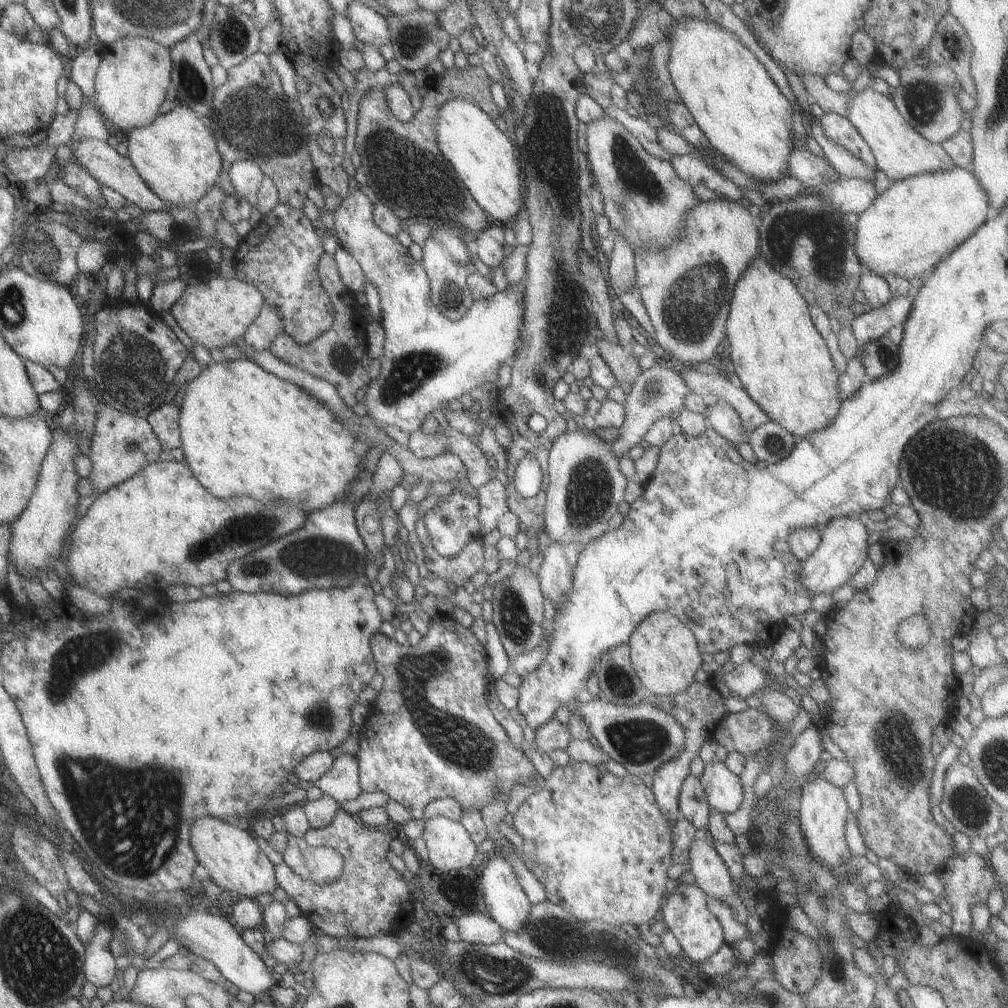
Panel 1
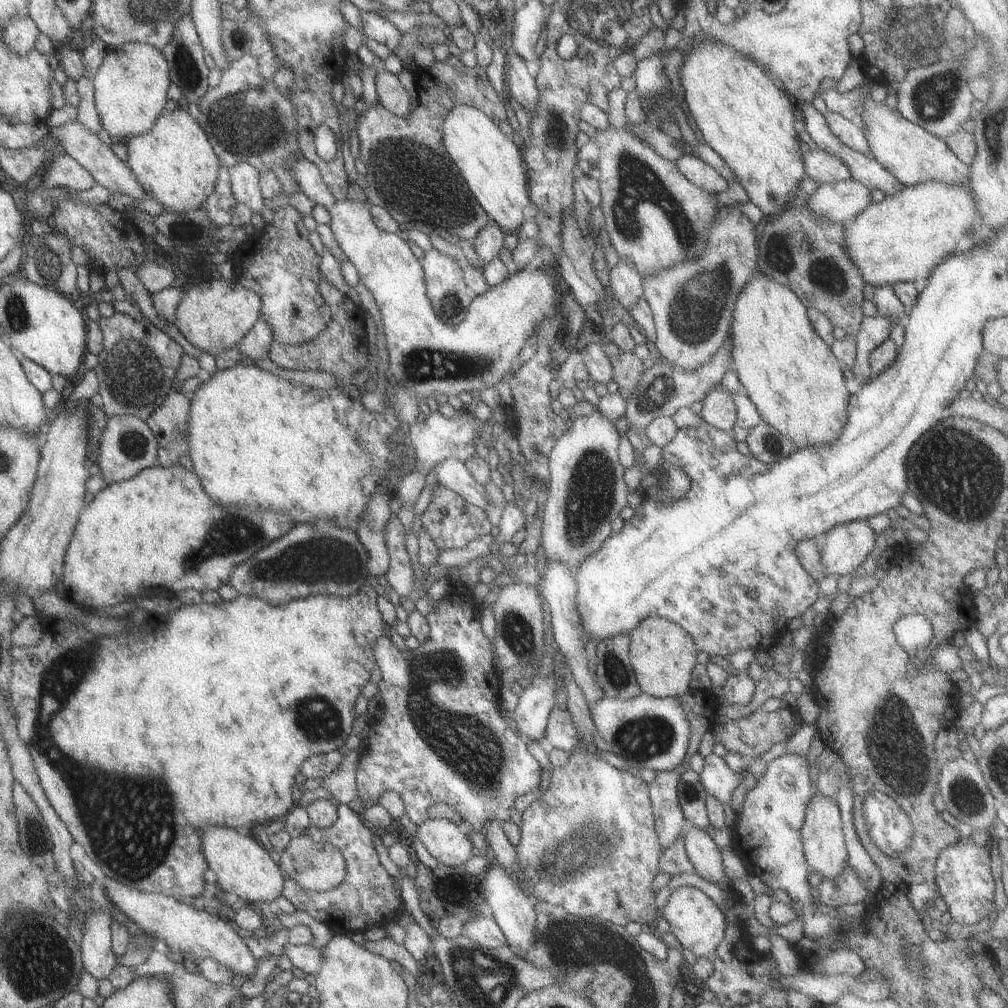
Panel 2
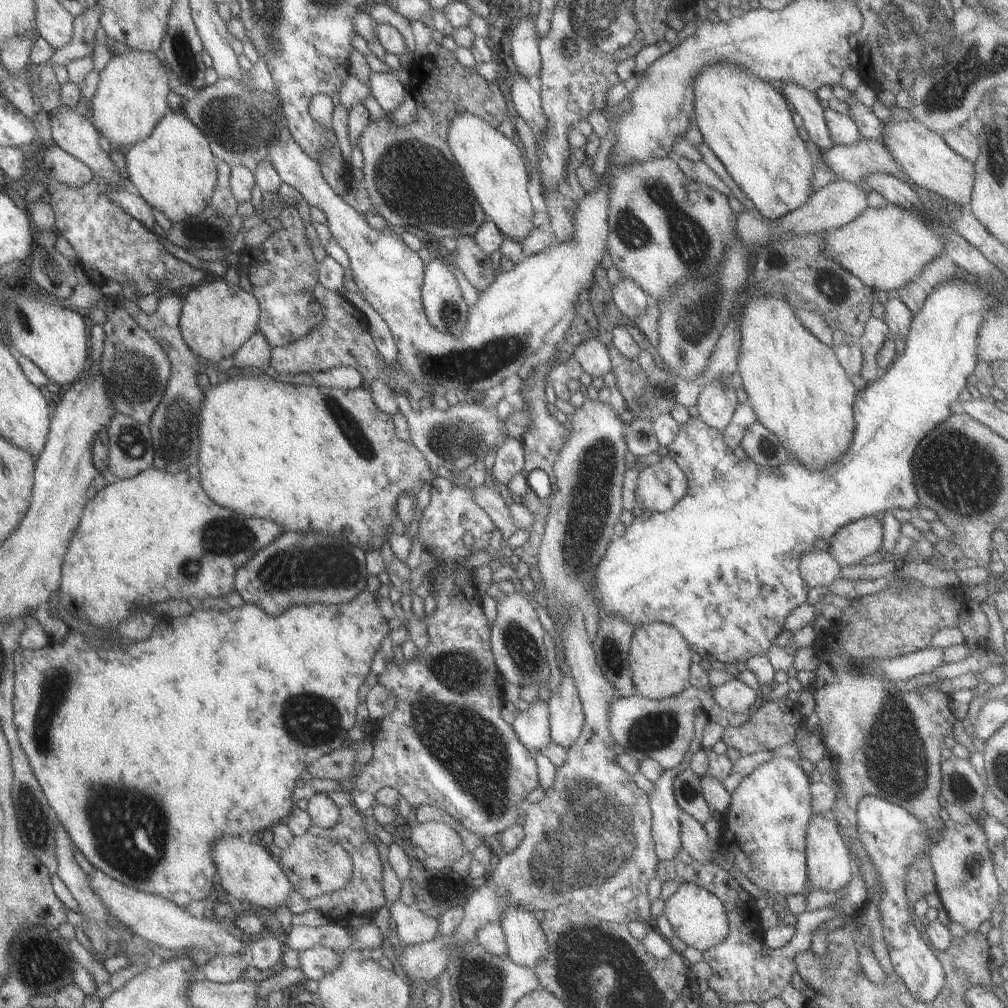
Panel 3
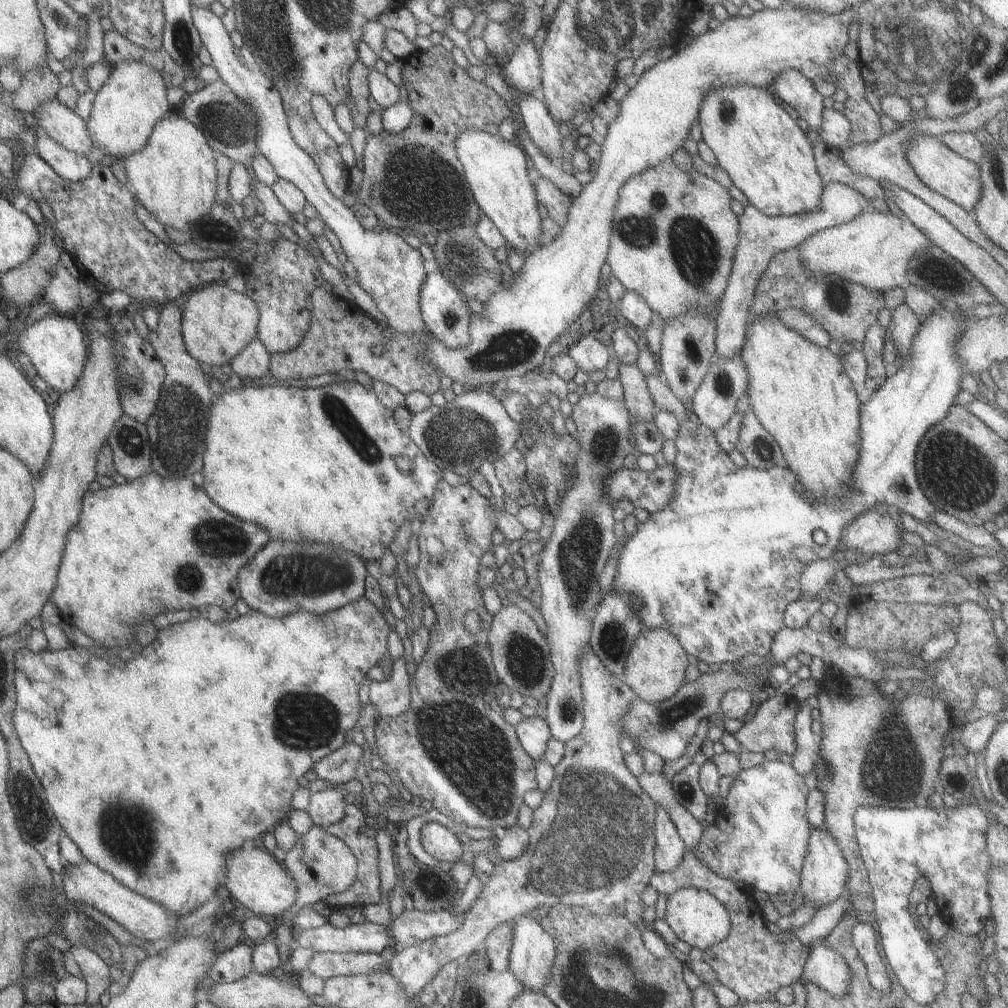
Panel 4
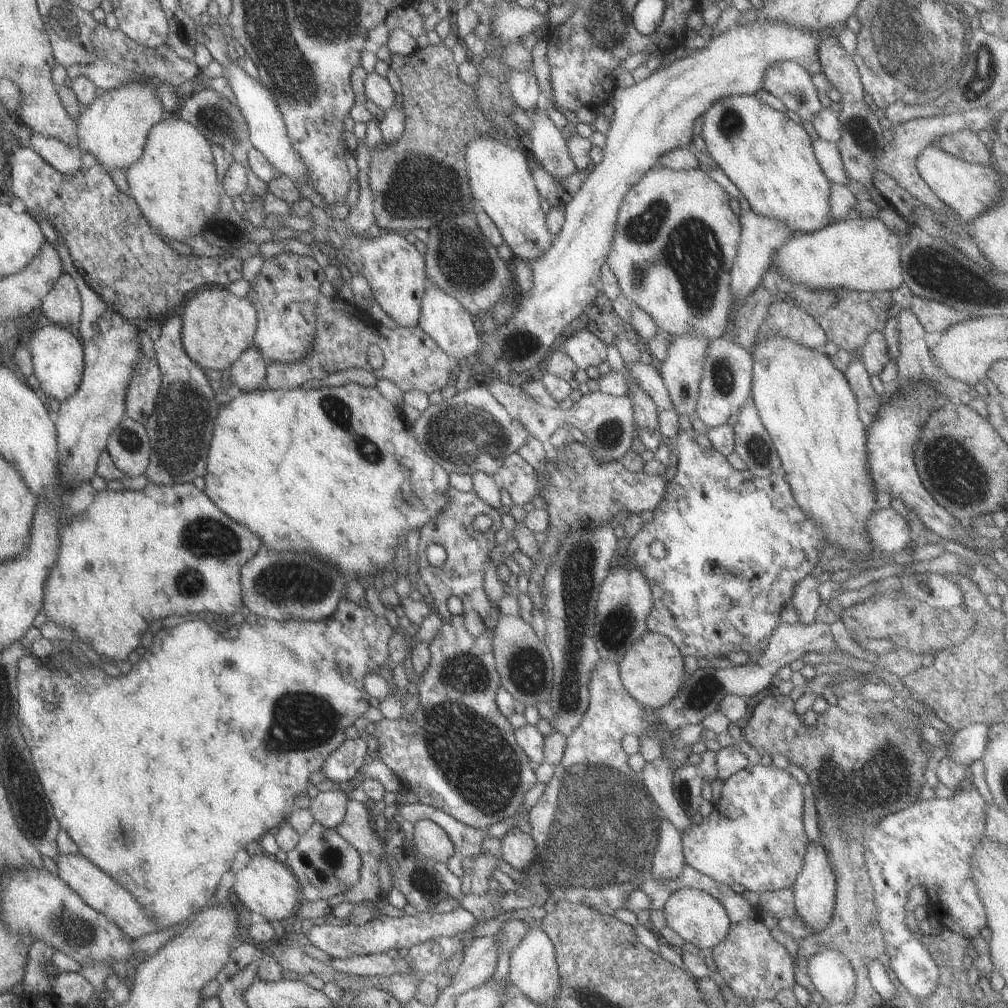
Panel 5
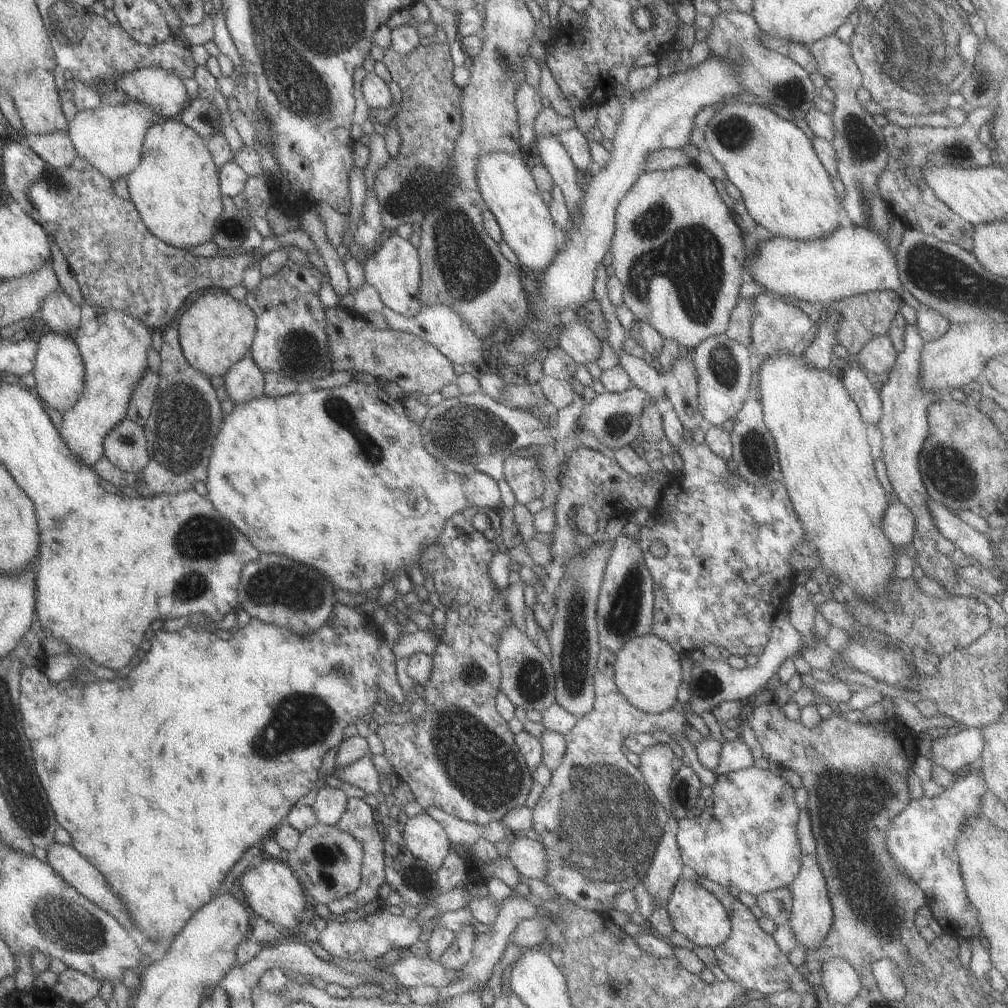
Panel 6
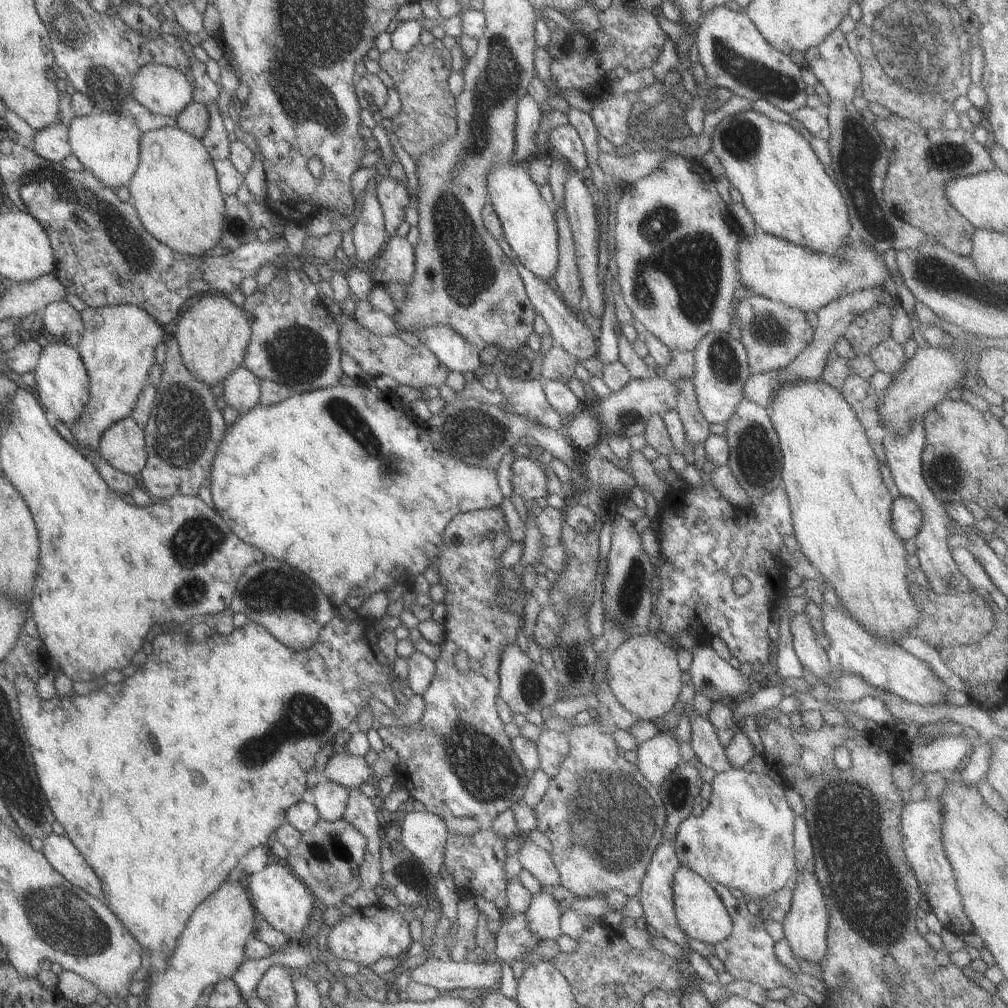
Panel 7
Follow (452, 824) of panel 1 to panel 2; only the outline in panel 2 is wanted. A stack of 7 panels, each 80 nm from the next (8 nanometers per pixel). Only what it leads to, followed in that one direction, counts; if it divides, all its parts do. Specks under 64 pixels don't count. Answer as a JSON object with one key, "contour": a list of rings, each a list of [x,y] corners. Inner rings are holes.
{"contour":[[[434,818],[416,823],[415,838],[437,862],[448,867],[464,865],[475,849],[462,826],[447,819]]]}

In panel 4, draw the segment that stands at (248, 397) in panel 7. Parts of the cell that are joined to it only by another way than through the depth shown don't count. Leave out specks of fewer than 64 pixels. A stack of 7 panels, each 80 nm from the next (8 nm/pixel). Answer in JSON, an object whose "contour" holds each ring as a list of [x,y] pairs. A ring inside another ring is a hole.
{"contour":[[[256,338],[248,342],[229,362],[233,374],[241,378],[267,377],[270,354]]]}

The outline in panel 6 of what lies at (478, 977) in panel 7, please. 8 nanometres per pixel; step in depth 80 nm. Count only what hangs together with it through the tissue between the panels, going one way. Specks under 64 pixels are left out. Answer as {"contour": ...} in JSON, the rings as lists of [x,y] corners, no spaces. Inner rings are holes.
{"contour":[[[428,957],[399,958],[393,965],[387,967],[385,973],[395,977],[395,982],[403,987],[414,985],[430,985],[439,989],[458,978],[459,972],[445,969],[438,960]]]}

